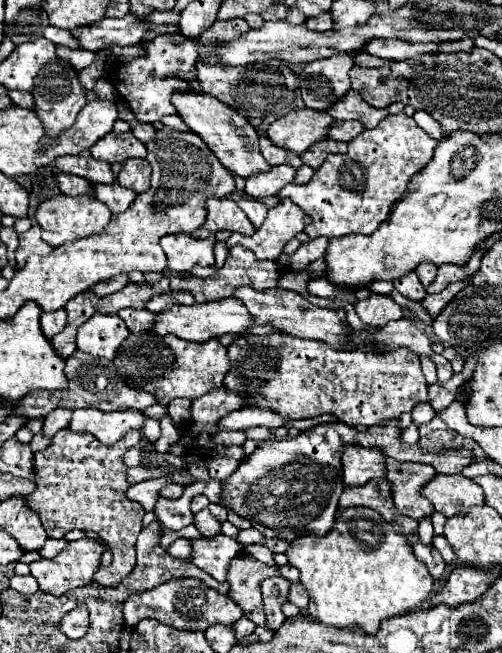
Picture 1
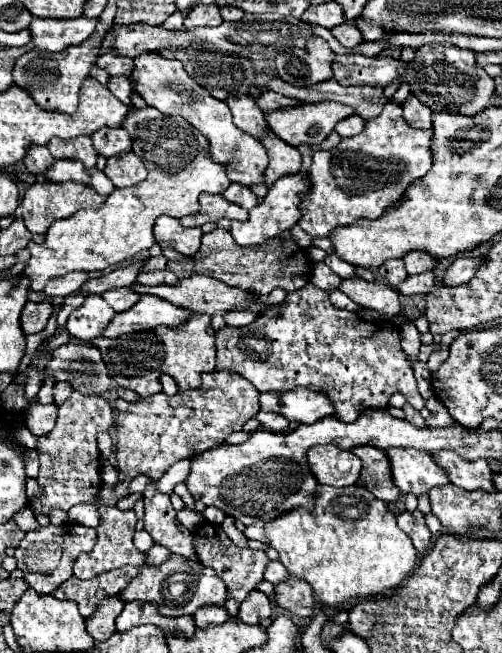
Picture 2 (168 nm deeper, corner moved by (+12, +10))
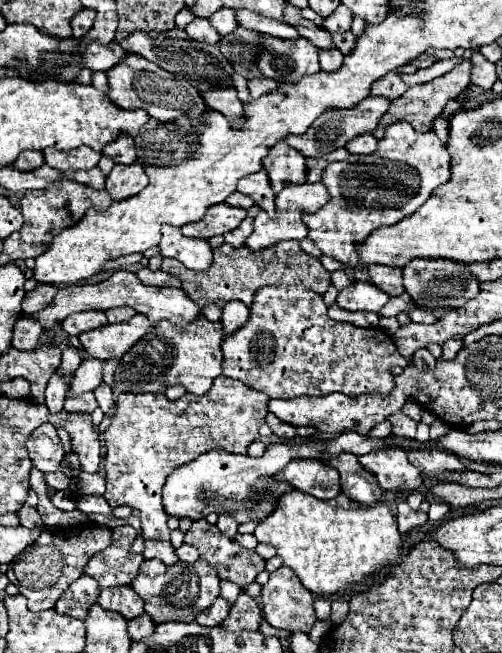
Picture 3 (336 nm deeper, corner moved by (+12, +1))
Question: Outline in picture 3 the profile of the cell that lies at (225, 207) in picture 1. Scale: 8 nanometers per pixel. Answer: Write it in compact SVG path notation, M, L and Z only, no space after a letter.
M216 204L216 206L210 206L206 210L206 214L204 214L204 218L200 222L186 224L180 230L182 230L184 236L210 238L210 236L216 236L216 234L236 230L242 224L244 218L246 218L246 210L242 210L242 208Z

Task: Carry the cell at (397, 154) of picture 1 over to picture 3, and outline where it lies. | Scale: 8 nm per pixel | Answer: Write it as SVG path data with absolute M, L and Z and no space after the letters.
M406 122L388 124L384 138L378 140L378 150L368 154L364 162L330 162L322 174L330 200L314 214L304 214L308 238L322 250L322 254L344 264L358 266L354 246L362 242L372 230L396 224L414 214L432 194L434 188L450 178L450 154L440 138L430 132L416 132Z

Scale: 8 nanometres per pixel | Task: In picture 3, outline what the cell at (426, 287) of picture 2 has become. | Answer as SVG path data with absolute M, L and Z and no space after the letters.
M400 294L388 300L388 304L380 310L380 316L398 316L400 312L408 312L408 308L412 306L412 296L410 294Z

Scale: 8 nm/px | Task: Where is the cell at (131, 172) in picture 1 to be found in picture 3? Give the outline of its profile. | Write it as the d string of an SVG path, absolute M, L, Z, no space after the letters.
M134 162L130 166L116 164L112 172L106 178L106 192L112 200L126 200L140 190L144 190L148 184L148 176L142 168L142 164Z

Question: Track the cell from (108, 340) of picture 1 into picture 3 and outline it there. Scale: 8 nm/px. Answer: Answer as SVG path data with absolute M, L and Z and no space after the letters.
M76 312L64 320L62 330L68 332L70 336L80 336L80 334L100 328L104 324L108 324L104 312Z

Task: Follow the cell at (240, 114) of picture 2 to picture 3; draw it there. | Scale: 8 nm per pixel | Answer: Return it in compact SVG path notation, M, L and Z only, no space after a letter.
M222 88L222 90L212 90L202 94L204 102L208 104L208 108L224 114L234 126L244 126L244 106L238 100L238 94L234 88Z

